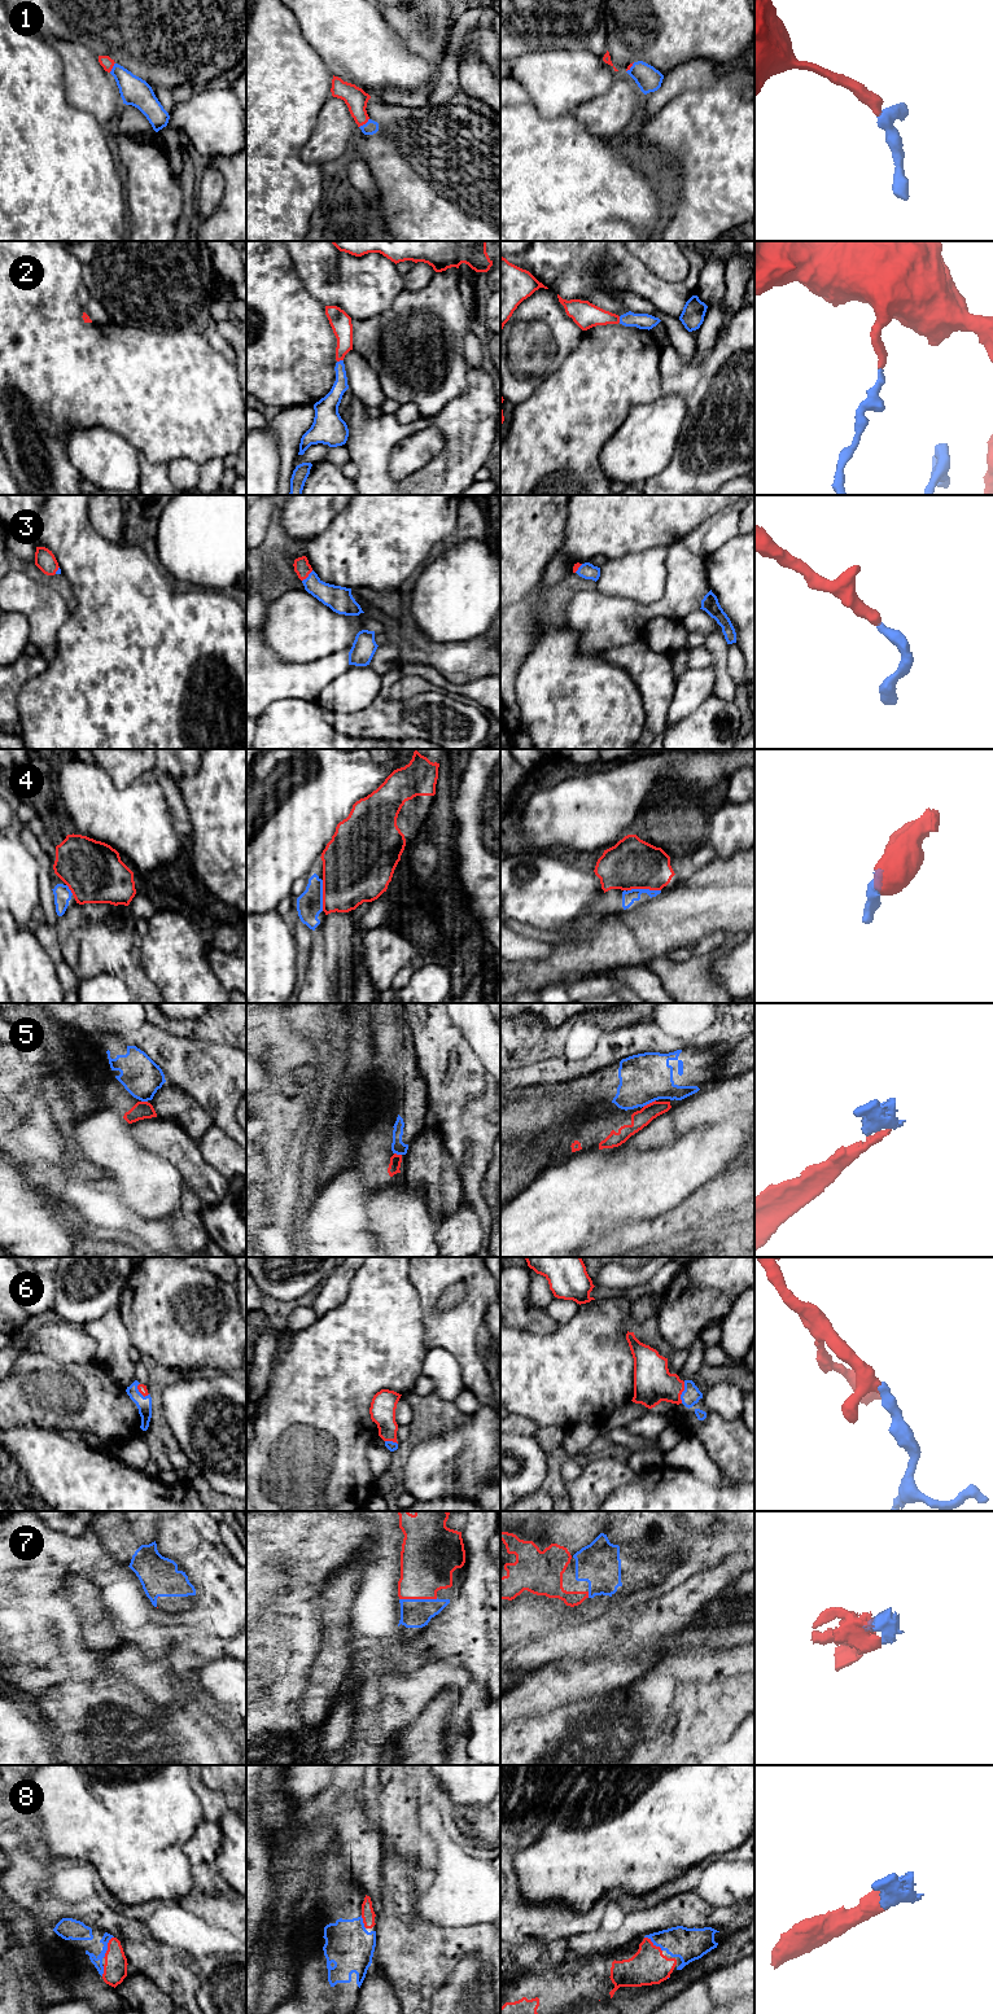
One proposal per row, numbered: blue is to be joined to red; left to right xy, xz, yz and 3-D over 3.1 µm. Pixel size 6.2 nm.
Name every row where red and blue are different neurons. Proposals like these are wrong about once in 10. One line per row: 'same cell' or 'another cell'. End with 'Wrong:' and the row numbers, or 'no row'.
1: same cell
2: same cell
3: same cell
4: same cell
5: another cell
6: same cell
7: same cell
8: same cell
Wrong: 5

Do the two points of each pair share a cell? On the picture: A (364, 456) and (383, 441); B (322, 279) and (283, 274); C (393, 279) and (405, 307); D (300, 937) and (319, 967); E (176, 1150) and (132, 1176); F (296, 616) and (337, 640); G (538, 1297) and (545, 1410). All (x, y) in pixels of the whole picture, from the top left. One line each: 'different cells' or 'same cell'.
A: same cell
B: different cells
C: different cells
D: different cells
E: different cells
F: same cell
G: different cells

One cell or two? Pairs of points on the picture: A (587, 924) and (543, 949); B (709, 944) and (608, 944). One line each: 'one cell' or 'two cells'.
A: two cells
B: two cells

